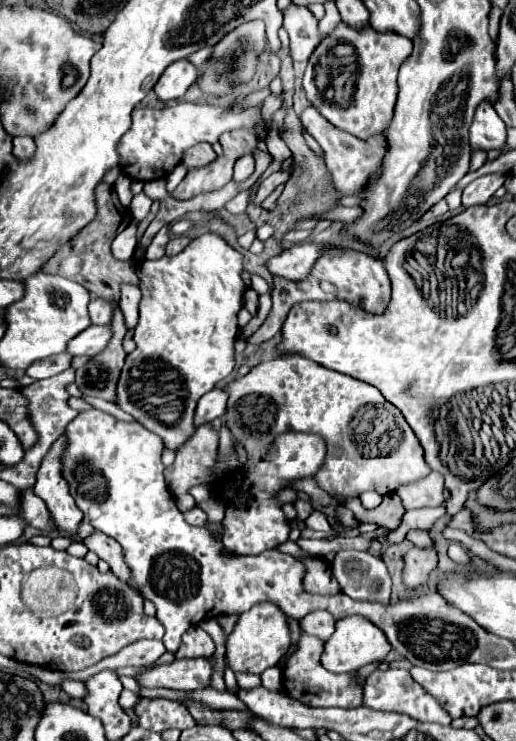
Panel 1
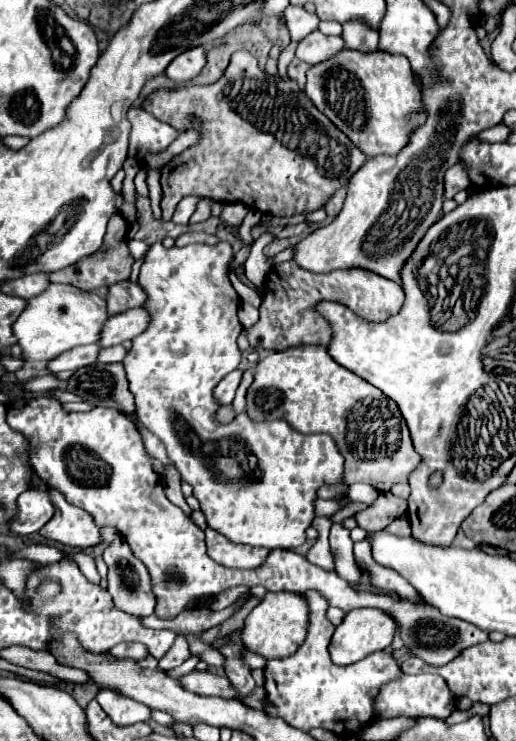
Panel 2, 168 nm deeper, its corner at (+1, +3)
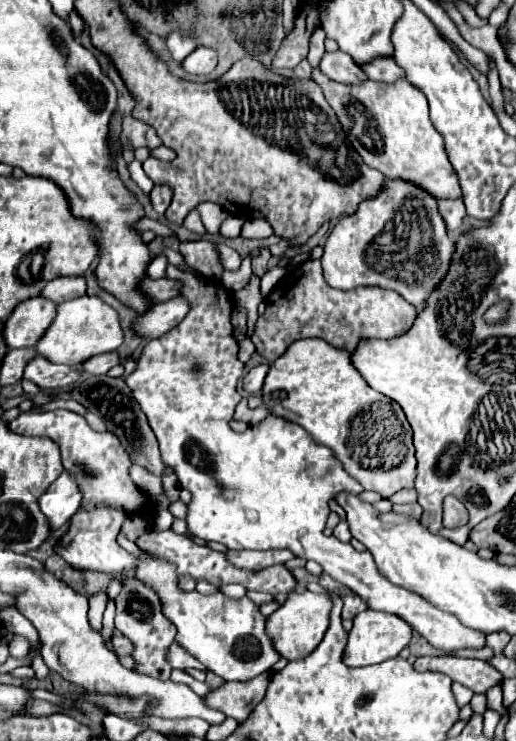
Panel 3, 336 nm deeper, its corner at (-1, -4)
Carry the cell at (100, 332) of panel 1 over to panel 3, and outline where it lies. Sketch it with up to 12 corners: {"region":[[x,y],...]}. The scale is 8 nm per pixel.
{"region":[[184,296],[136,316],[134,330],[158,338],[178,326],[190,304]]}

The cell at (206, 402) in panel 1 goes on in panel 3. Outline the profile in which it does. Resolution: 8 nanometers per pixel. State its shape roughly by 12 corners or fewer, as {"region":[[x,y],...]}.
{"region":[[268,362],[254,366],[244,378],[244,390],[260,392]]}

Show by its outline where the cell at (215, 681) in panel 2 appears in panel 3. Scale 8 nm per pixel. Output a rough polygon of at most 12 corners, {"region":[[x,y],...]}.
{"region":[[272,670],[226,682],[204,702],[244,722],[264,698]]}

